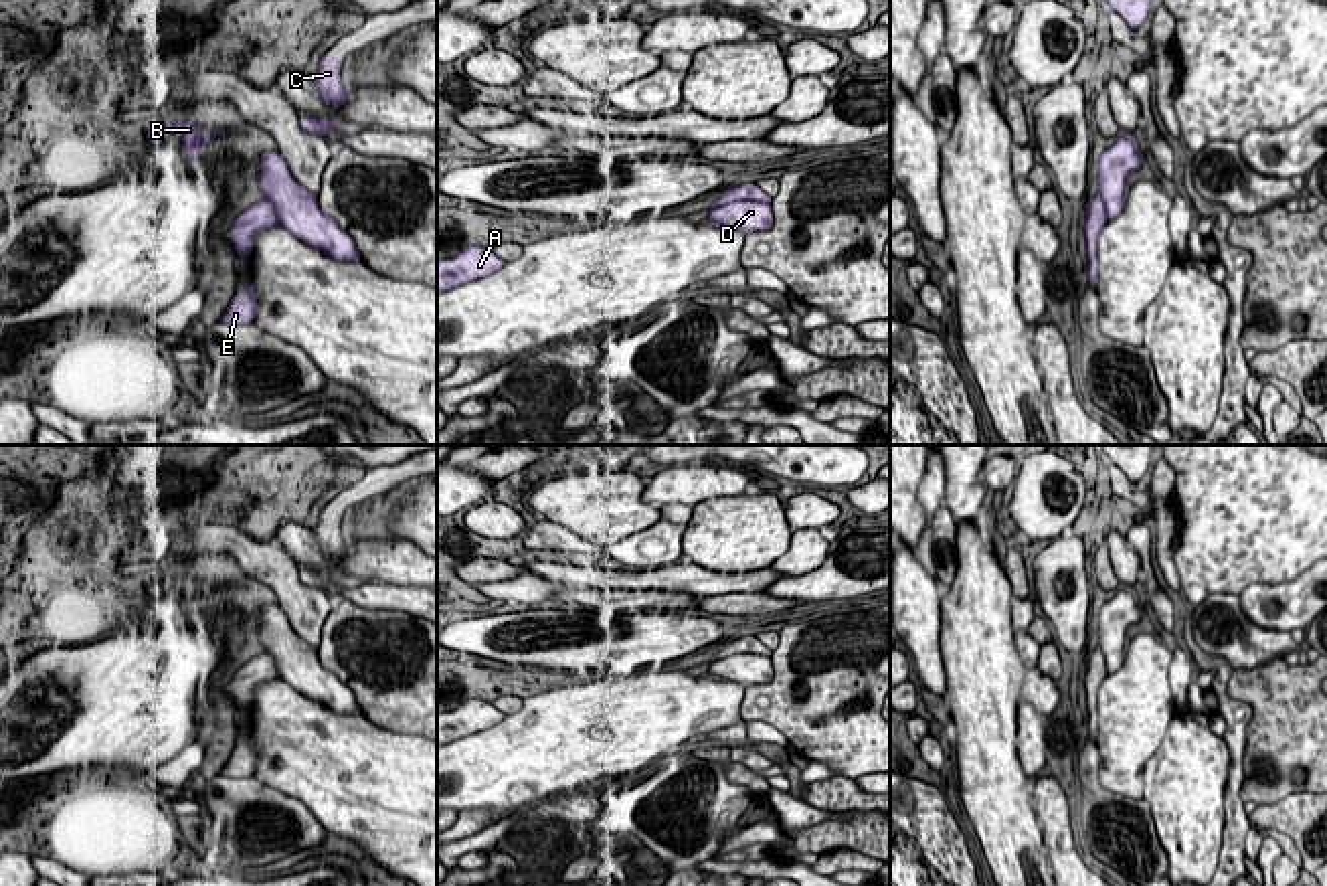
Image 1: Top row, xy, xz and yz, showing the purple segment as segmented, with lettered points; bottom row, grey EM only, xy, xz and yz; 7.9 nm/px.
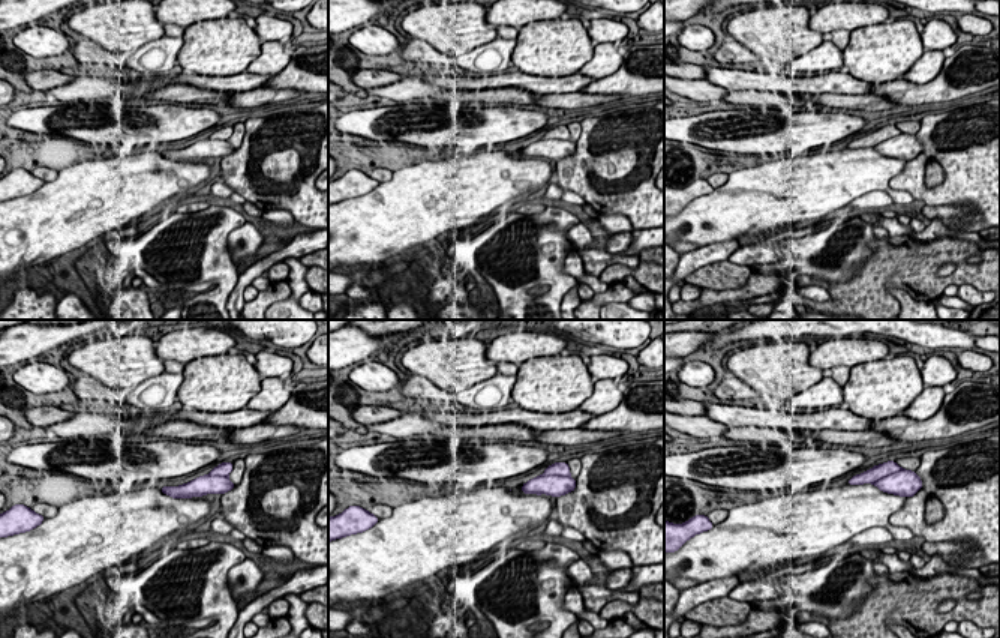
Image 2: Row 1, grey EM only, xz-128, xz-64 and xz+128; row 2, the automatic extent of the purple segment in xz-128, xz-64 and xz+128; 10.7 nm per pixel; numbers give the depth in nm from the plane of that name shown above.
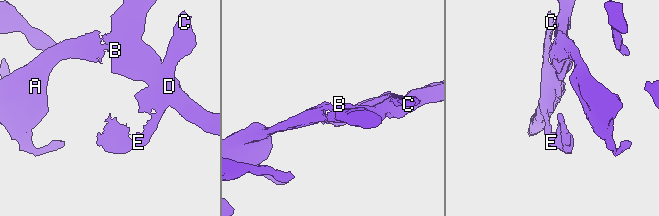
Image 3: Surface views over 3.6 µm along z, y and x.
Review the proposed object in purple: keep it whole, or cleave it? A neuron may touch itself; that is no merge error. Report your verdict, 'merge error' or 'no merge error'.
merge error

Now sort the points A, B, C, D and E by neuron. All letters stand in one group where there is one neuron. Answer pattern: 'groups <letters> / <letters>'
groups A B D / C E

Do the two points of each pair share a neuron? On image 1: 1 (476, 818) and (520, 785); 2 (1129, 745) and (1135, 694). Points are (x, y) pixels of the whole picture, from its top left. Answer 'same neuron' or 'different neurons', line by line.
1: different neurons
2: same neuron

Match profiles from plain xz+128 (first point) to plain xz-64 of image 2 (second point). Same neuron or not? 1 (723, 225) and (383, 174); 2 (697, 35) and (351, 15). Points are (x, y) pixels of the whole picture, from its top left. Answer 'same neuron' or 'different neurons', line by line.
1: different neurons
2: different neurons

